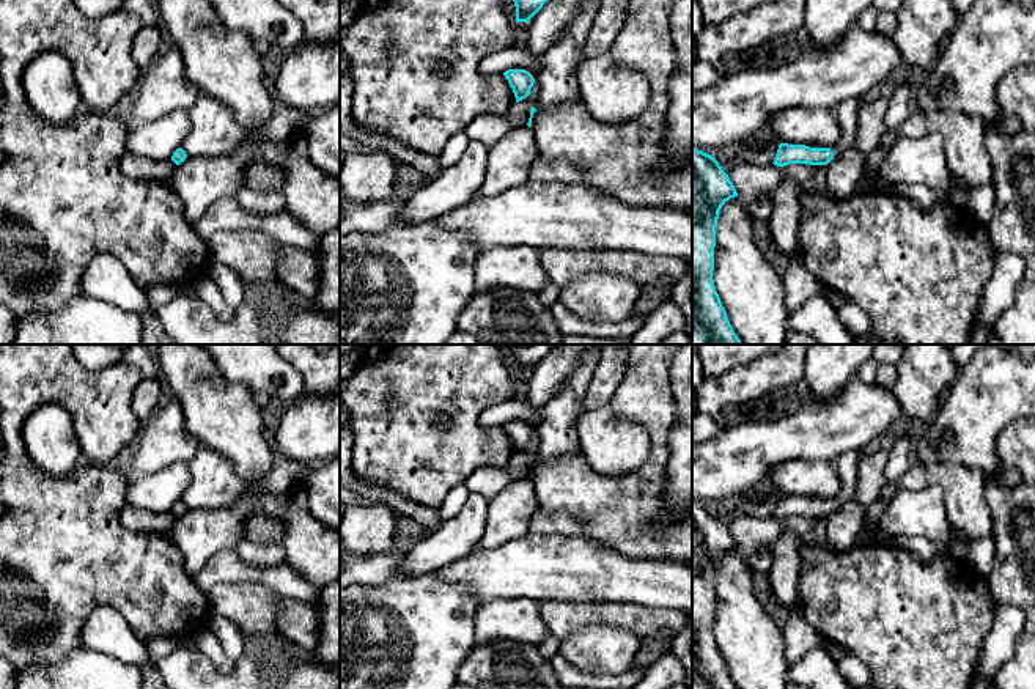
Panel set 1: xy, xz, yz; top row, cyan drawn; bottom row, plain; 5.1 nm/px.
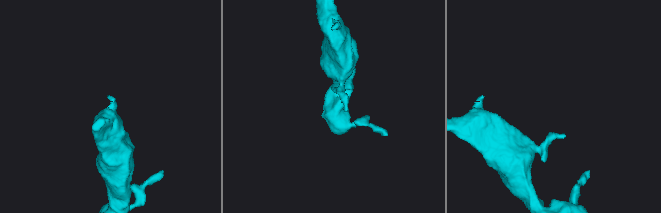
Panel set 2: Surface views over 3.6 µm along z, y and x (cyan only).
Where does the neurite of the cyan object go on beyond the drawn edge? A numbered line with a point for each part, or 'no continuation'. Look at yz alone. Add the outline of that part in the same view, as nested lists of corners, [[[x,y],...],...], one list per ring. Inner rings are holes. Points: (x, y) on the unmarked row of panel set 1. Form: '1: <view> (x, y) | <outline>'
1: yz (848, 463) | [[[875,439],[873,442],[870,442],[864,448],[859,448],[854,451],[846,451],[837,459],[835,466],[837,466],[838,473],[840,473],[842,491],[835,499],[831,500],[831,503],[834,505],[834,510],[838,510],[848,500],[854,499],[859,461],[864,456],[878,451],[879,448],[882,448],[882,440]]]

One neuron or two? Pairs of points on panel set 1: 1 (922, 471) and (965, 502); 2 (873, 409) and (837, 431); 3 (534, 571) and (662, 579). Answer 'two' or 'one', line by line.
1: one
2: one
3: one

